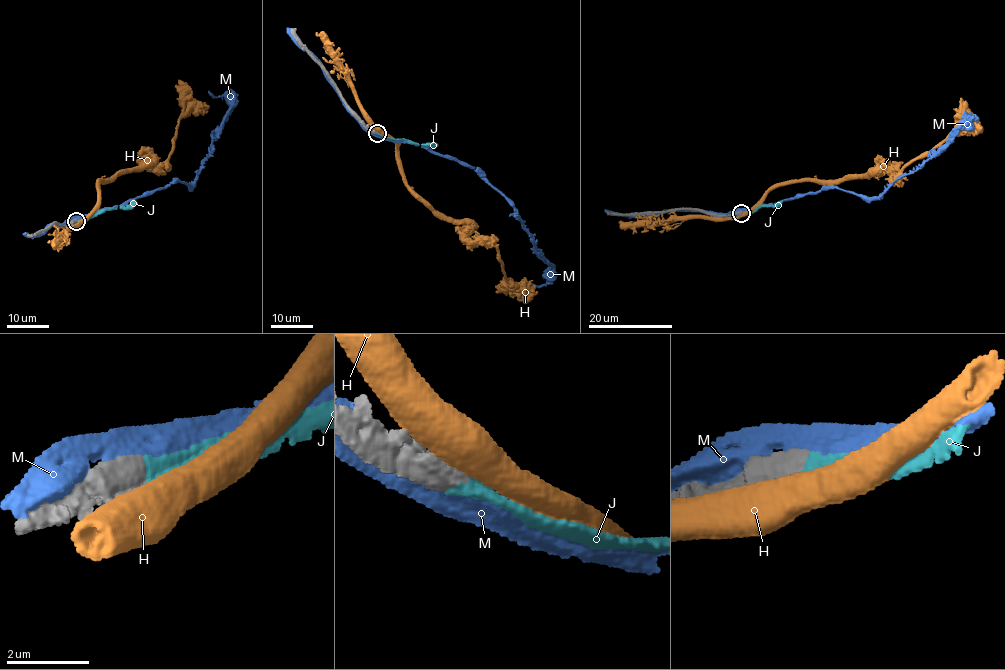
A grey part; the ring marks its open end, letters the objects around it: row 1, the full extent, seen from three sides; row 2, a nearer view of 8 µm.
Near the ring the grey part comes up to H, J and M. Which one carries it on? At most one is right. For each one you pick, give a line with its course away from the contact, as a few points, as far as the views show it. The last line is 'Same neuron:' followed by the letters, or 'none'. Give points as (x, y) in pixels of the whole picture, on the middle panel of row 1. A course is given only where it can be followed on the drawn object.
J: course (376, 133), (389, 139), (434, 143), (436, 147)
Same neuron: J

